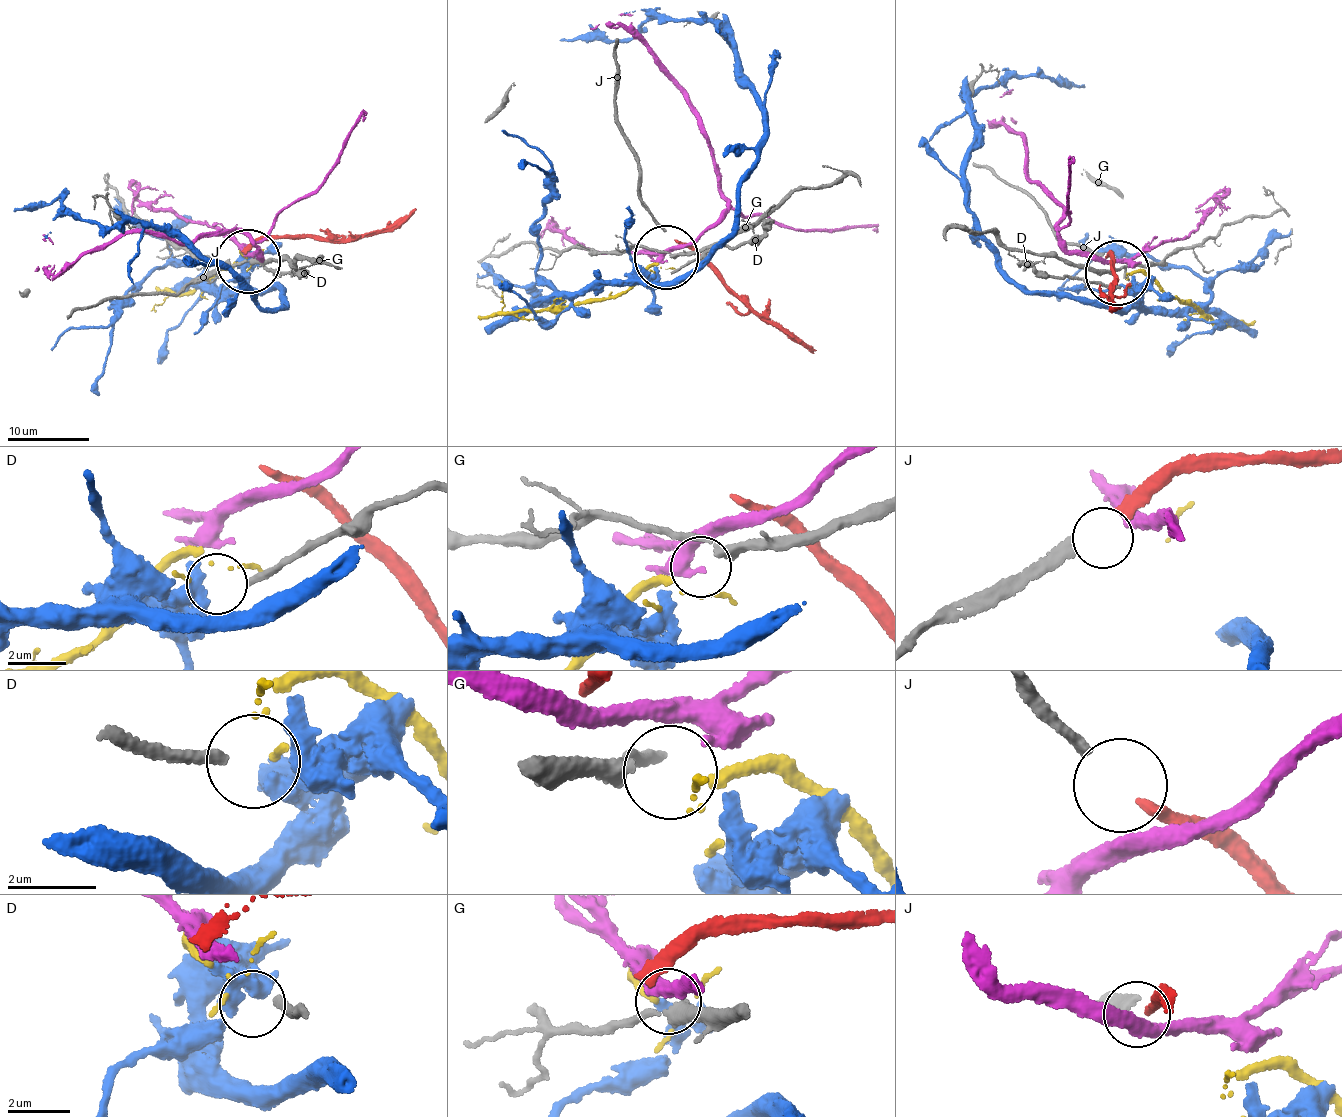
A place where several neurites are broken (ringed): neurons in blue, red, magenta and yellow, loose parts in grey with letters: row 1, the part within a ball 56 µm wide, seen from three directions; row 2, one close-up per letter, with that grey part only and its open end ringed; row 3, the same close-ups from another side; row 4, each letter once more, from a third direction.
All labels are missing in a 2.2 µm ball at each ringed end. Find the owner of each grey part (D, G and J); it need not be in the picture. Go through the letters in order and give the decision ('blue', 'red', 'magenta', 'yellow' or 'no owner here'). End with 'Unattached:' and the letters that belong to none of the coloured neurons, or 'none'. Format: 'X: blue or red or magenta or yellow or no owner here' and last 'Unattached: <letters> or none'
D: blue
G: yellow
J: red
Unattached: none

